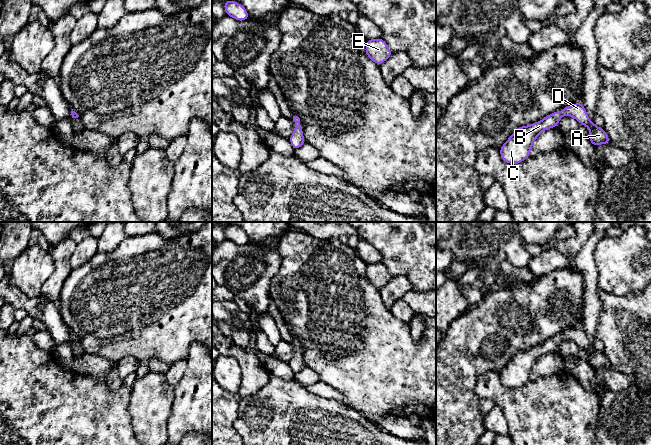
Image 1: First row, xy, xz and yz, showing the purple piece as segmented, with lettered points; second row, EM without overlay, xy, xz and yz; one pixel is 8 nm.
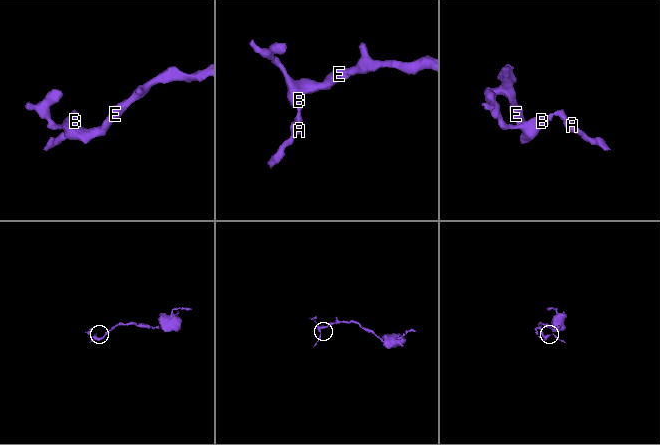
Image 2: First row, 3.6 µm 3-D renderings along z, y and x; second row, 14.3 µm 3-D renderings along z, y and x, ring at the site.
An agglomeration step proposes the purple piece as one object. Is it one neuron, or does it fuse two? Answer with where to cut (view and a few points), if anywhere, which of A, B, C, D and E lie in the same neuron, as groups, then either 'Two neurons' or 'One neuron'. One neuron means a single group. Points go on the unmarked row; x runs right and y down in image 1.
No split. Groups: A B C D E. One neuron

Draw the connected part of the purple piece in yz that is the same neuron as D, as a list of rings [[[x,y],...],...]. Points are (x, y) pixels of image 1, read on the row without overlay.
[[[582,326],[567,330],[562,335],[545,340],[541,345],[529,350],[521,350],[508,362],[499,373],[503,385],[508,388],[519,388],[530,380],[532,369],[536,362],[545,354],[558,350],[564,340],[574,341],[580,348],[585,349],[590,355],[588,364],[594,371],[600,368],[610,368],[609,361],[603,352],[599,352],[589,344]]]

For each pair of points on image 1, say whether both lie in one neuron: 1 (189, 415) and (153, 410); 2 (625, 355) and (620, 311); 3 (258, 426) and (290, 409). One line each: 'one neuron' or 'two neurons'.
1: two neurons
2: one neuron
3: one neuron

